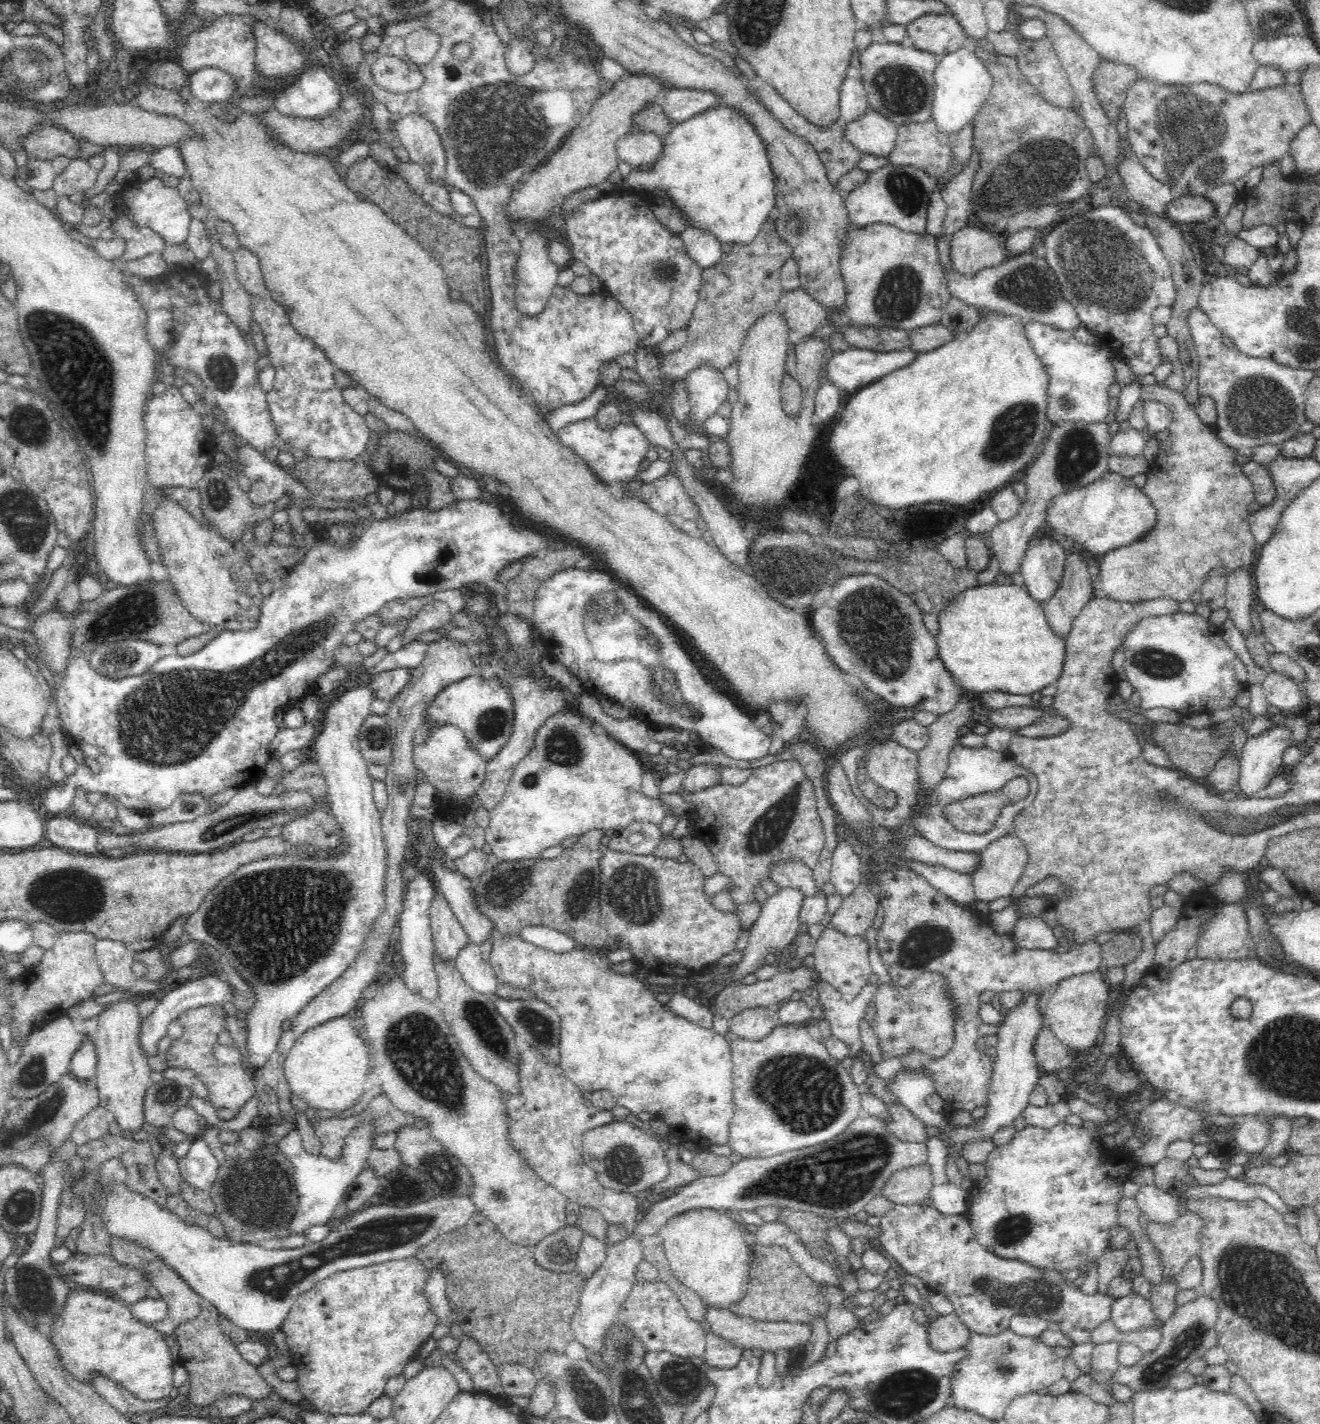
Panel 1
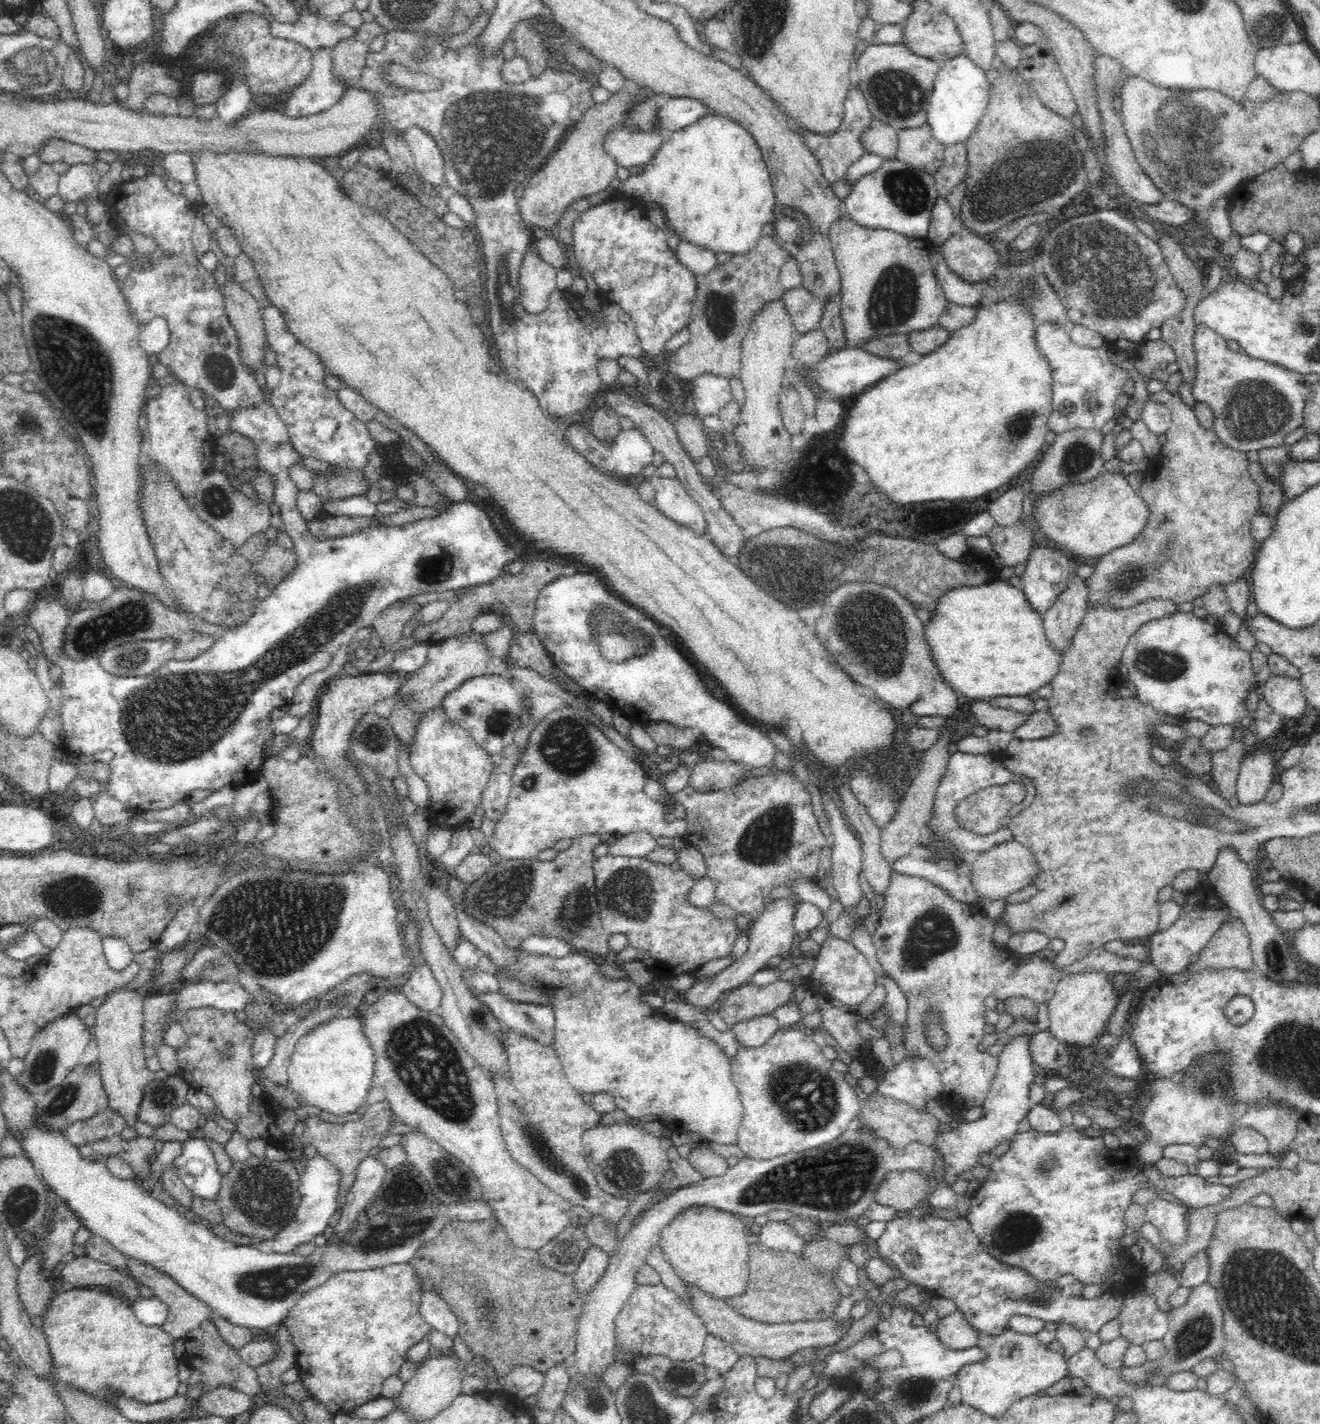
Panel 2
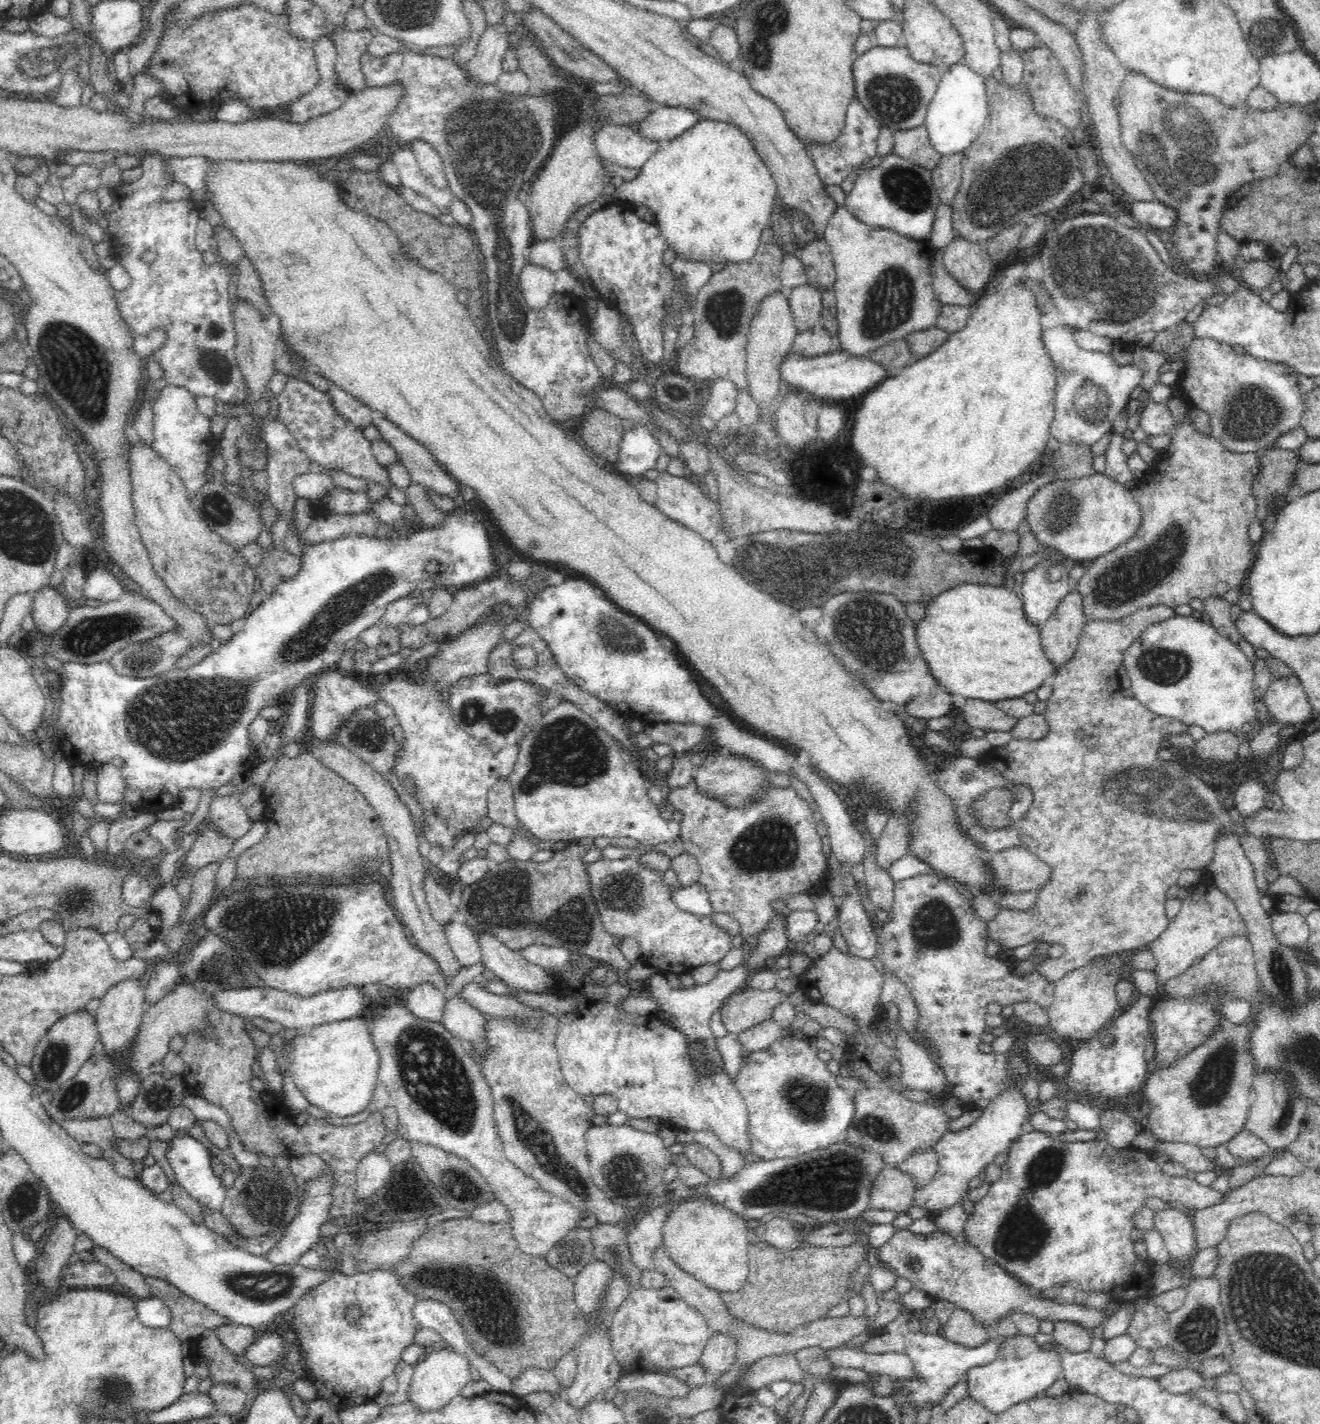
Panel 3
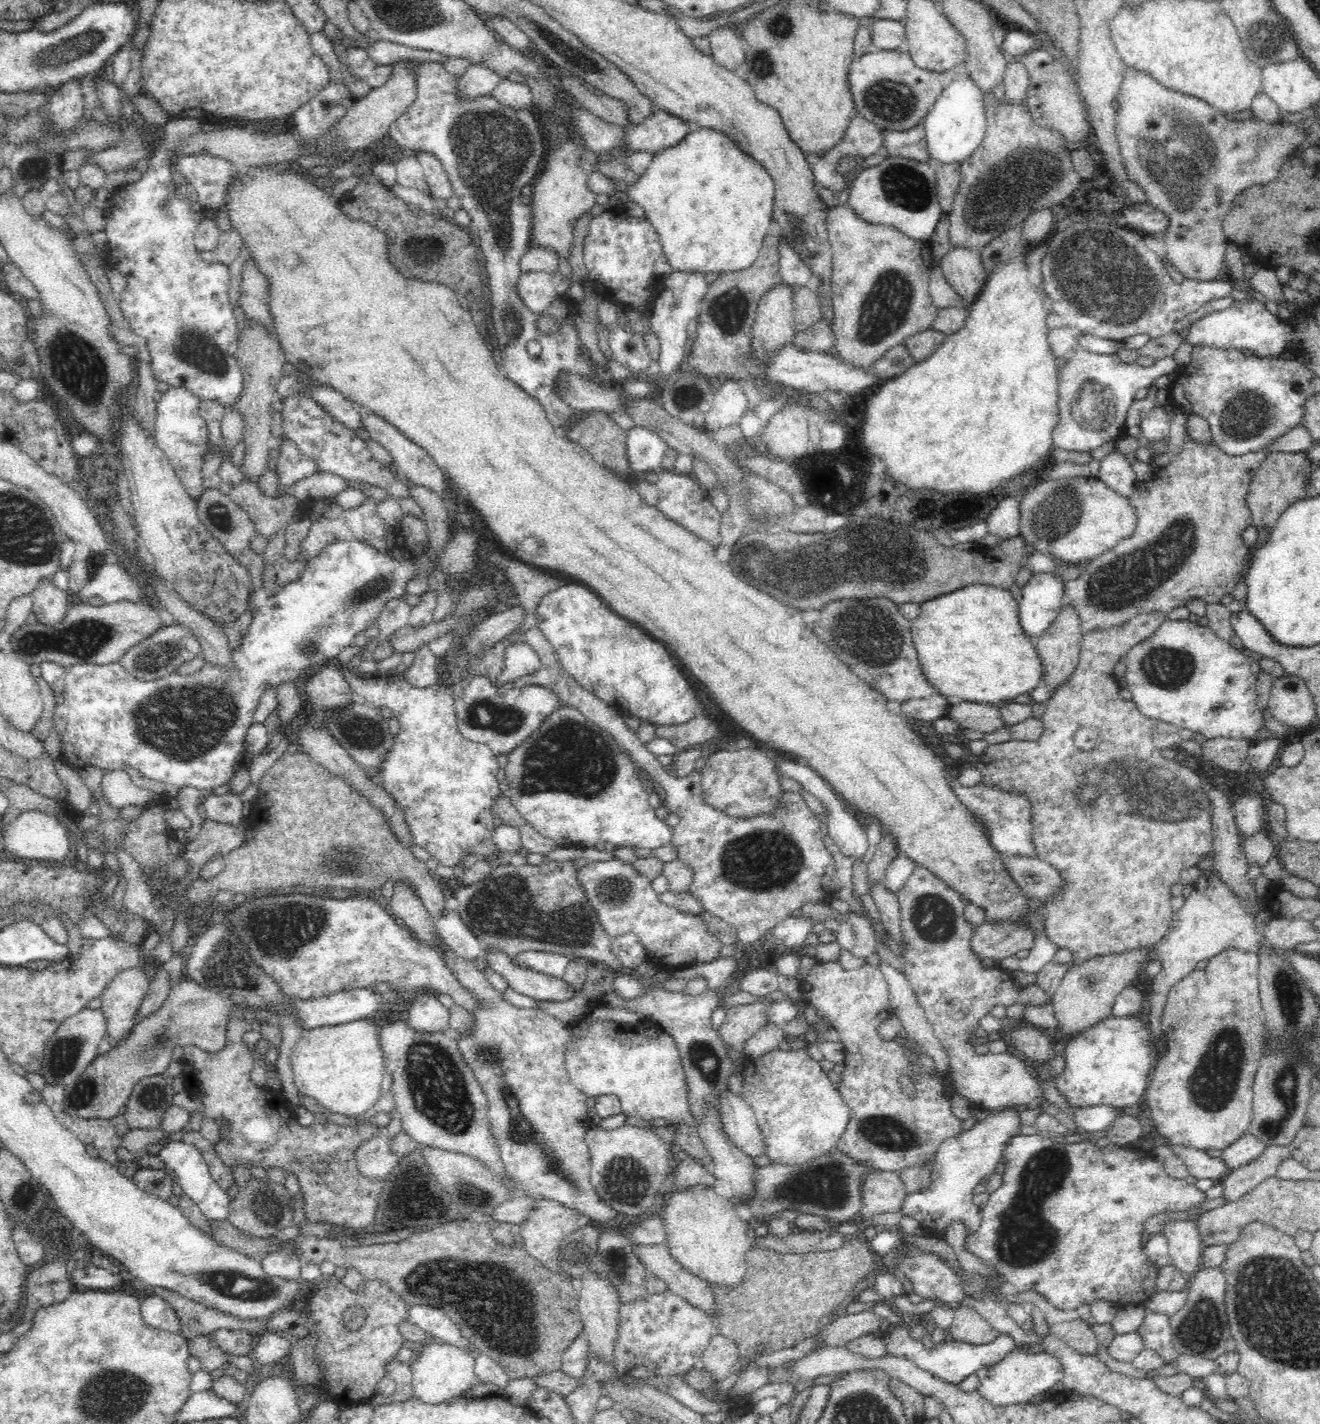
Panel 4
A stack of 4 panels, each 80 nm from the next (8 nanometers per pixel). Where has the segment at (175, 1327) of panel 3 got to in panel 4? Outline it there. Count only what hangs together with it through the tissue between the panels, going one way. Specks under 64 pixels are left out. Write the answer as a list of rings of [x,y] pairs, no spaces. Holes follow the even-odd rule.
[[[154,1286],[151,1287],[150,1290],[150,1294],[162,1297],[166,1300],[166,1302],[168,1302],[168,1304],[170,1304],[170,1307],[174,1308],[176,1315],[178,1315],[178,1319],[180,1319],[180,1323],[182,1323],[182,1333],[180,1336],[182,1336],[186,1341],[190,1341],[192,1338],[196,1338],[196,1336],[212,1335],[215,1331],[221,1329],[232,1331],[244,1330],[248,1331],[248,1333],[252,1335],[260,1336],[267,1331],[278,1330],[278,1328],[274,1326],[276,1322],[278,1322],[278,1324],[282,1324],[284,1328],[286,1328],[286,1326],[292,1326],[292,1307],[280,1310],[280,1314],[278,1312],[275,1315],[270,1315],[267,1319],[242,1320],[236,1316],[224,1314],[216,1309],[208,1308],[206,1305],[200,1304],[199,1302],[188,1300],[187,1298],[176,1294],[176,1292],[170,1292],[165,1288],[158,1288],[157,1286]]]

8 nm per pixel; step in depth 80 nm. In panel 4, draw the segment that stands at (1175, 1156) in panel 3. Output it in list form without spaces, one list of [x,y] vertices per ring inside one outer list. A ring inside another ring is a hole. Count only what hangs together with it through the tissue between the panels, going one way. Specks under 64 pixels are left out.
[[[1169,1144],[1169,1146],[1172,1152],[1186,1163],[1189,1174],[1197,1180],[1210,1178],[1217,1183],[1231,1171],[1221,1157],[1210,1157],[1204,1151],[1189,1146],[1180,1146],[1179,1144]]]

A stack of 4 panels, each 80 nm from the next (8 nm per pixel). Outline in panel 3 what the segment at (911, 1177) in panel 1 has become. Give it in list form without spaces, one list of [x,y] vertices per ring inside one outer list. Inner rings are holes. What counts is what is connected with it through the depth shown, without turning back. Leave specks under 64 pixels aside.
[[[890,1166],[881,1170],[871,1188],[867,1210],[878,1209],[897,1214],[906,1213],[912,1207],[912,1200],[917,1191],[909,1174]]]

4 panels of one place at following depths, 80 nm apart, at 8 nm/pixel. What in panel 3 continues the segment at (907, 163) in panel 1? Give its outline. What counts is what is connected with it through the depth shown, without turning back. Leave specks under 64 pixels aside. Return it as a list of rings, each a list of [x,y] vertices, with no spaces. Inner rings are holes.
[[[926,125],[910,130],[894,131],[893,137],[892,152],[925,169],[932,170],[942,158],[931,145]]]

